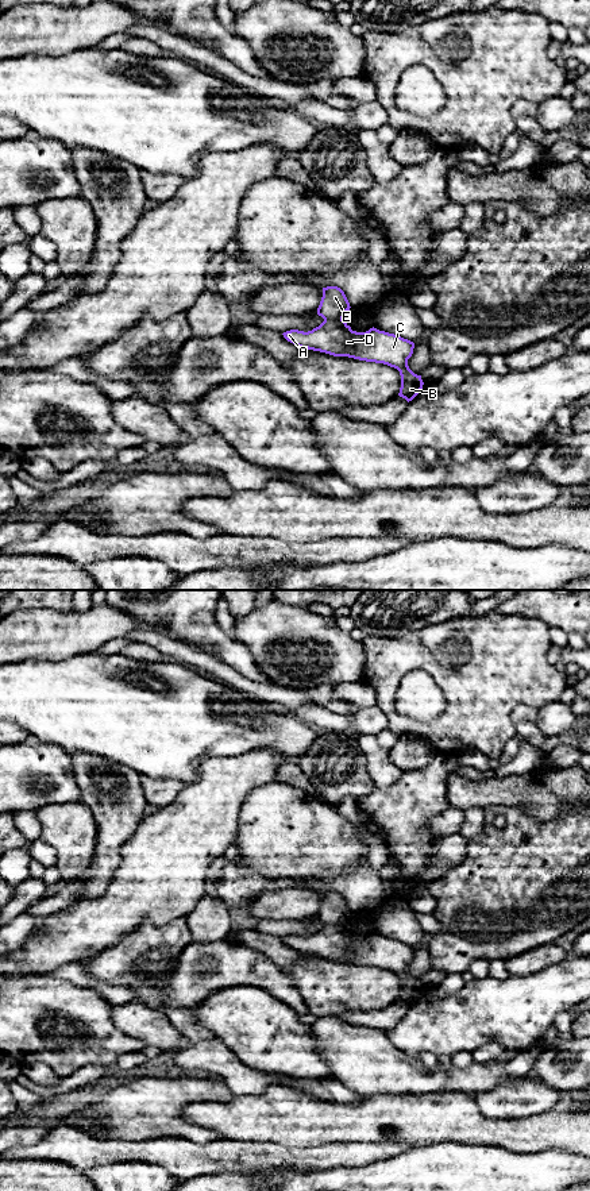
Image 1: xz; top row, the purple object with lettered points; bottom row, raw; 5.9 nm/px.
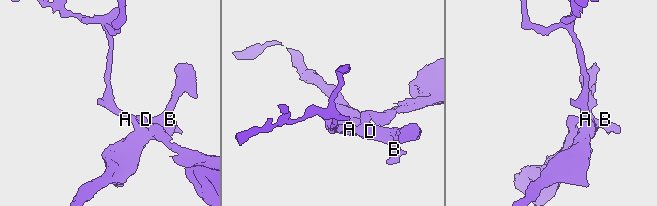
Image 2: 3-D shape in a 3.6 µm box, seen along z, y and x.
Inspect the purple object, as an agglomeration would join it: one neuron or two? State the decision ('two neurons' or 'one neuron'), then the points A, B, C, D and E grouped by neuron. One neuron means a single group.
two neurons; A B C D / E

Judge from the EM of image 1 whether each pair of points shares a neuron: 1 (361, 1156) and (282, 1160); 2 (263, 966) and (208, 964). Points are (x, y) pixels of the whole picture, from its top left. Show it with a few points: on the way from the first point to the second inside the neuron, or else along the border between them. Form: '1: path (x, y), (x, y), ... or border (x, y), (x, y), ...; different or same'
1: path (342, 1156), (301, 1157); same
2: path (250, 966), (222, 964); same

